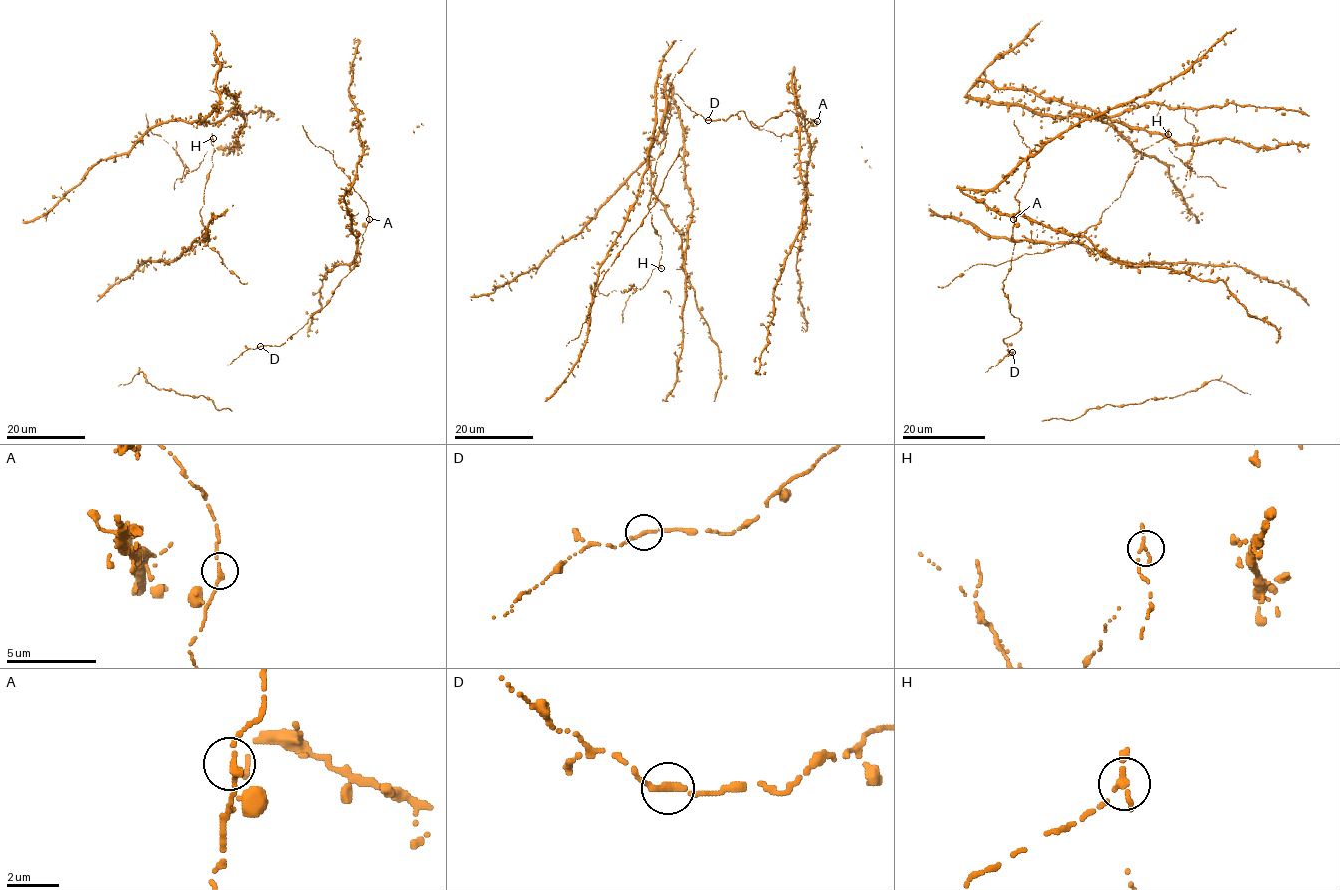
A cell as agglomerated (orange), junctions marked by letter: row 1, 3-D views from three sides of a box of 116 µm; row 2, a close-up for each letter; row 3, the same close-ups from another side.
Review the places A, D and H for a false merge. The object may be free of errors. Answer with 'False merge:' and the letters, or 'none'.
False merge: H

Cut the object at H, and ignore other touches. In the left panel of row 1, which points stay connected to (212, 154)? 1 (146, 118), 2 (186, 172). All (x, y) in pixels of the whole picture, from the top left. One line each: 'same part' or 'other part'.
1: other part
2: other part

